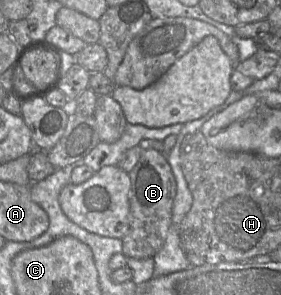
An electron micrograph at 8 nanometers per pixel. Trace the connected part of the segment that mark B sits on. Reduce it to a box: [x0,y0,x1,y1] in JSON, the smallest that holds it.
[122,149,177,259]

